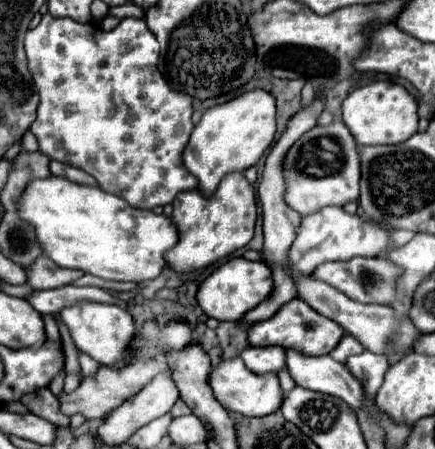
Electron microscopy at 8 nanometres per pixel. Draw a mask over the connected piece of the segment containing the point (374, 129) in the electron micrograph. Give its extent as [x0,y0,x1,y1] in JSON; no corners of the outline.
[343,81,417,145]

